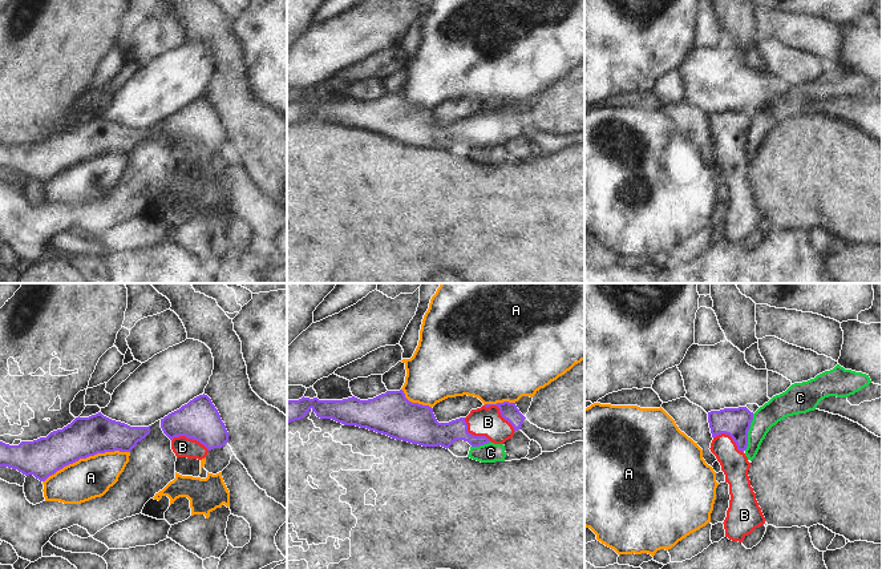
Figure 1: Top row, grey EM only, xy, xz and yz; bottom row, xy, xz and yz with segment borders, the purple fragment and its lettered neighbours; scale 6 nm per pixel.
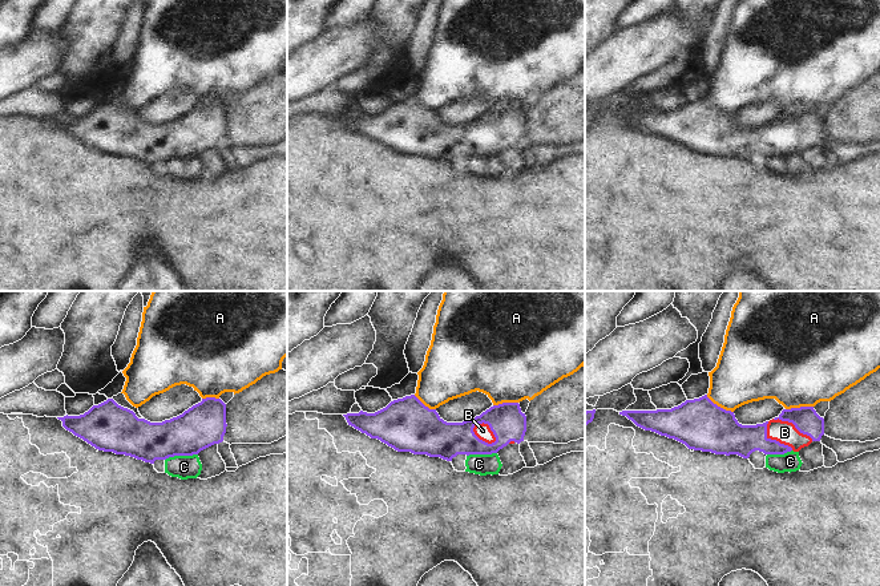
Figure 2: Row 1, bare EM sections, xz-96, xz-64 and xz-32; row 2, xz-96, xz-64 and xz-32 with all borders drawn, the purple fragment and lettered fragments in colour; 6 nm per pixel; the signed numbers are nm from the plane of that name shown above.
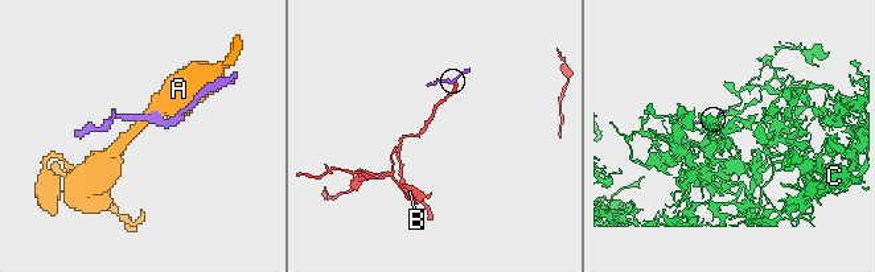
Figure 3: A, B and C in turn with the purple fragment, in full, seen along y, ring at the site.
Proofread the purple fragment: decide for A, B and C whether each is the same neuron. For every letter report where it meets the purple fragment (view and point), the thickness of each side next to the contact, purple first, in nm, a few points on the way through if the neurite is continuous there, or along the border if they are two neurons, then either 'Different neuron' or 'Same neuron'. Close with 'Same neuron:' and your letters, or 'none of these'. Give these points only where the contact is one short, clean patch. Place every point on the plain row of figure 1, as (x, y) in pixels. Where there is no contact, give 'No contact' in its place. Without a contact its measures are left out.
A: Touches purple at xy (85, 160). Thickness 240 nm (purple) against 240 nm. Different neuron
B: Touches purple at xz (500, 113). Thickness 110 nm (purple) against 180 nm. Path across: xz (509, 113), (500, 113), (488, 124). Same neuron
C: Touches purple at yz (747, 134). Thickness 180 nm (purple) against 150 nm. Boundary: yz (753, 116), (744, 152). Different neuron
Same neuron: B

